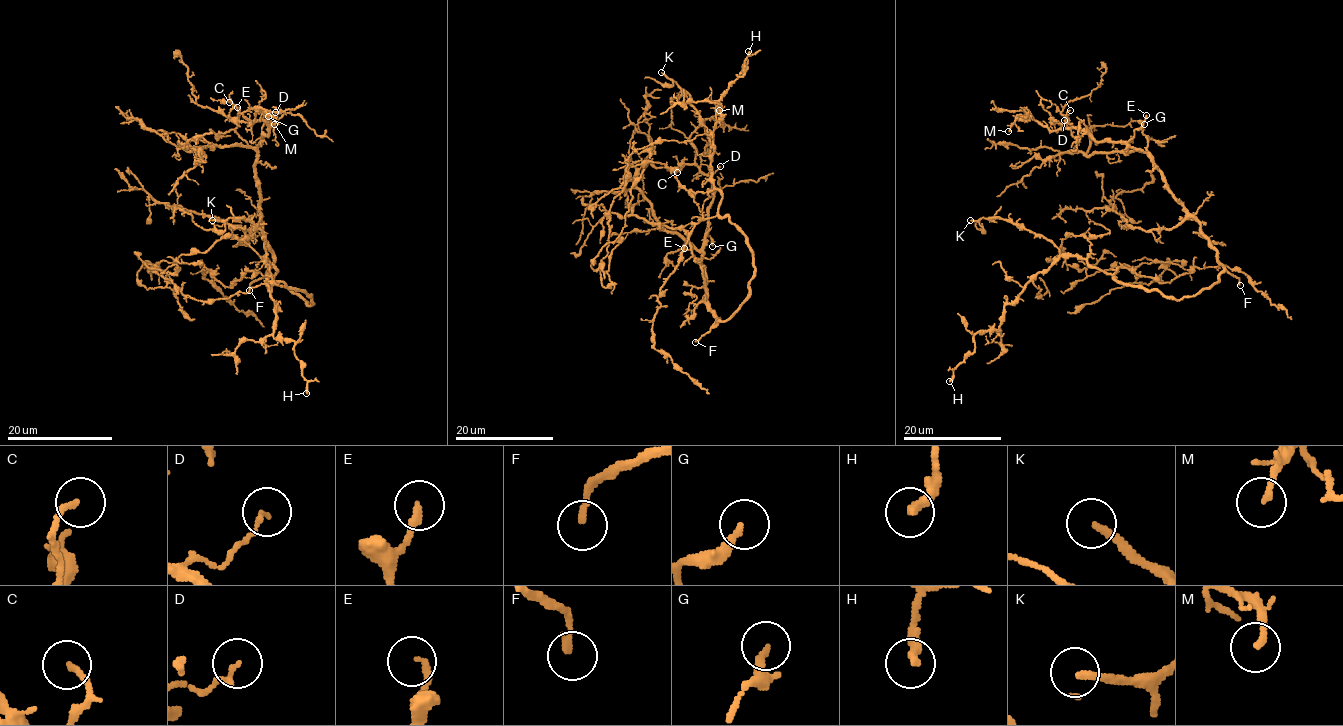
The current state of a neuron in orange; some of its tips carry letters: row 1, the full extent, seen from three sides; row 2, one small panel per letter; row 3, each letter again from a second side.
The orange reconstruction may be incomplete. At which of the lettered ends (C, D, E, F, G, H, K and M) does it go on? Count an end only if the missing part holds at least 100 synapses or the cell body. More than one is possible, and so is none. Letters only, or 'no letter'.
F, K

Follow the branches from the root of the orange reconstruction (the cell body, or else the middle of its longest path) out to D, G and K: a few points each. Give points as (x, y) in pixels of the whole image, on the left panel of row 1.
D: (311, 296), (309, 306), (270, 272), (273, 251), (264, 237), (254, 160), (268, 135), (262, 118), (275, 112)
G: (311, 296), (309, 306), (279, 286), (270, 272), (273, 251), (264, 237), (254, 165), (268, 116)
K: (311, 296), (274, 279), (278, 270), (265, 257), (265, 235), (253, 222), (229, 217), (220, 221), (212, 220)

